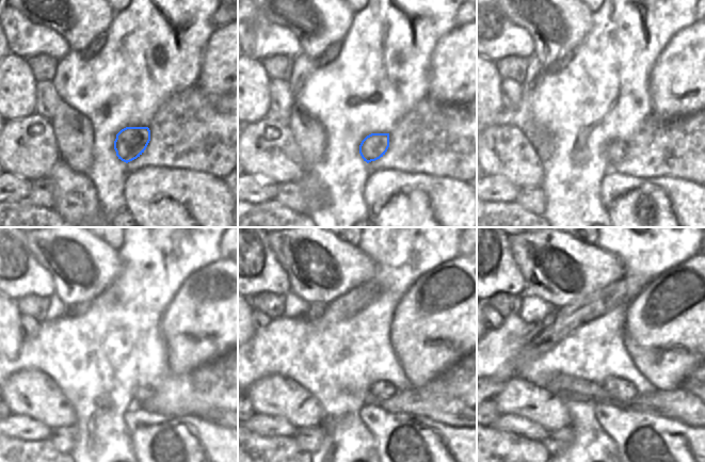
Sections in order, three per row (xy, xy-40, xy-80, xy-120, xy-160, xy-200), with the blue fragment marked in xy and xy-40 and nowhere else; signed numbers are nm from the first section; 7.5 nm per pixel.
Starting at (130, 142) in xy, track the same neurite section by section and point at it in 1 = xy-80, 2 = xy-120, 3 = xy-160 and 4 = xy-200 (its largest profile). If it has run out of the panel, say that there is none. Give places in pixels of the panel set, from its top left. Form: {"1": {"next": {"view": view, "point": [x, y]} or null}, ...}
{"1": {"next": {"view": "xy-80", "point": [615, 149]}}, "2": {"next": {"view": "xy-120", "point": [141, 394]}}, "3": {"next": {"view": "xy-160", "point": [382, 389]}}, "4": {"next": {"view": "xy-200", "point": [622, 392]}}}

